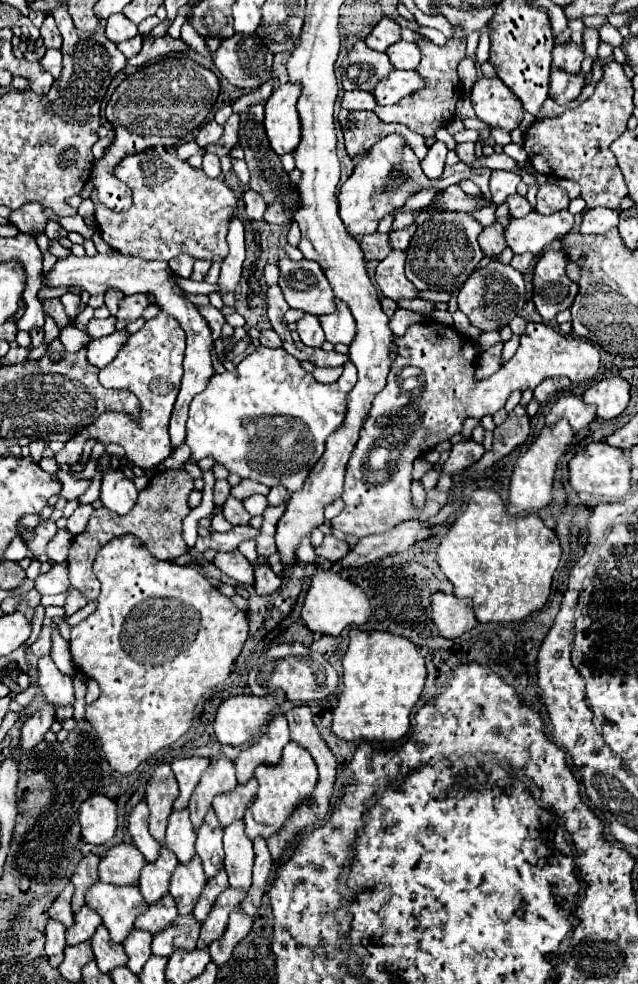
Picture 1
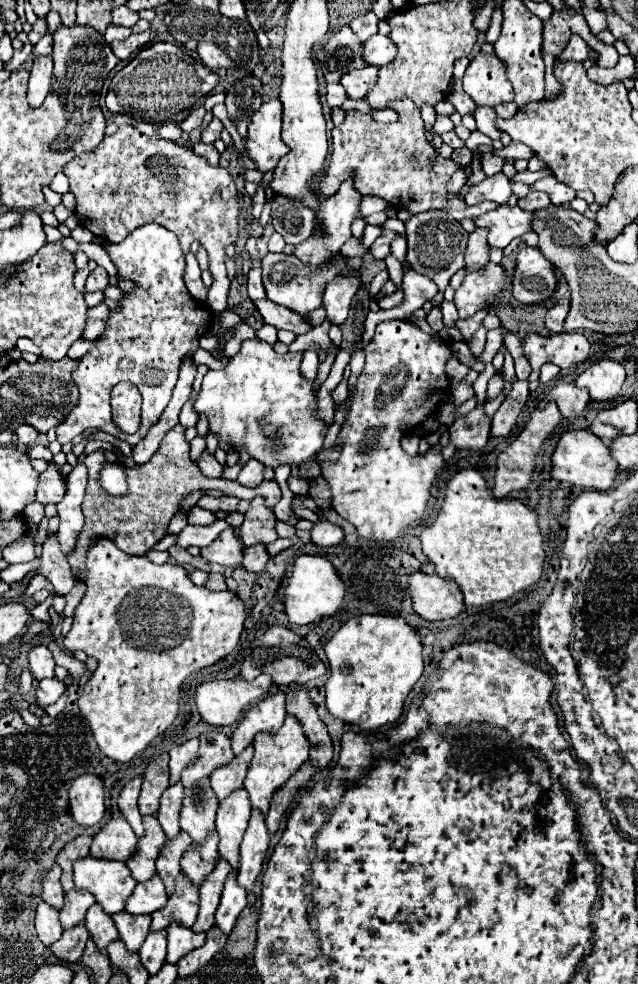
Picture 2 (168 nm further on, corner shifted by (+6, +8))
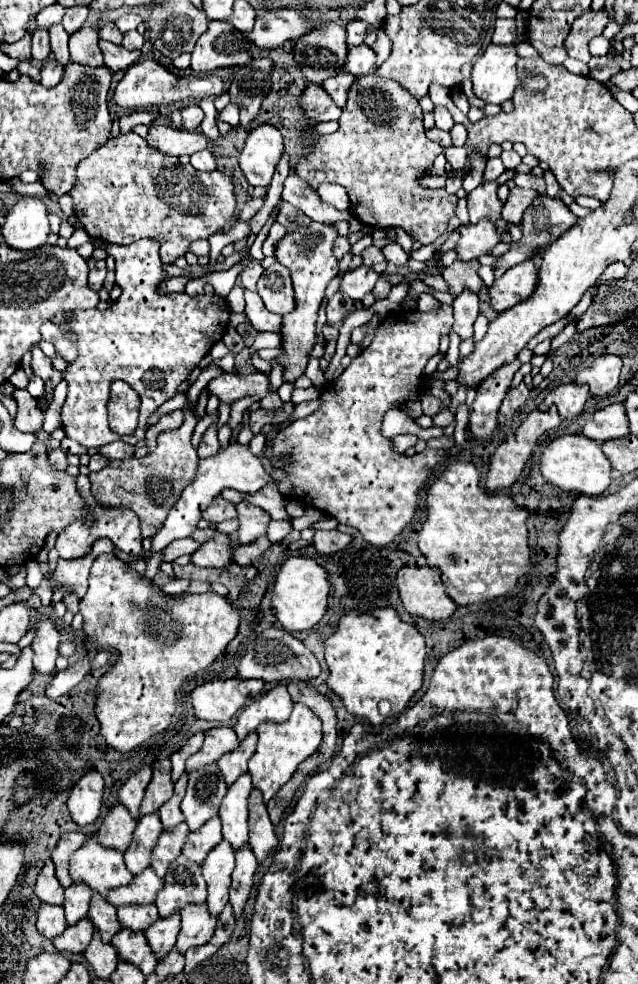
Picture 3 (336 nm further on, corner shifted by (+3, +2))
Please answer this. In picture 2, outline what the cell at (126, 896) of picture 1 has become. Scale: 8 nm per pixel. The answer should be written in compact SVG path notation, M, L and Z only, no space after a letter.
M87 856L85 860L77 860L73 864L73 872L75 888L91 892L97 904L109 916L123 912L137 884L129 868L115 860L97 860Z

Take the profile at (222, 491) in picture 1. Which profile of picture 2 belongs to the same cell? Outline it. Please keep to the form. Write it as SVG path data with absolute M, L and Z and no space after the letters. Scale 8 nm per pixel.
M203 452L203 456L197 460L197 466L207 478L221 478L223 474L223 466L215 460L215 456L209 456L207 452Z

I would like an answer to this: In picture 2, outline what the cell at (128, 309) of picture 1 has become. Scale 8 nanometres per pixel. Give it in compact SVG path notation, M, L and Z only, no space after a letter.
M101 300L95 308L91 308L89 310L89 320L87 320L87 328L85 328L85 332L83 332L83 338L87 338L87 340L95 340L95 336L101 332L101 330L105 330L105 324L107 324L107 318L109 318L109 314L111 314L111 310L109 310L109 306Z

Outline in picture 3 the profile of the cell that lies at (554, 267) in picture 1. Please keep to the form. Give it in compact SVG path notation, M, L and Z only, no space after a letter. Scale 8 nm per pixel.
M524 260L514 268L500 274L492 286L488 286L488 302L494 312L504 312L516 302L528 298L536 286L536 266L532 260Z

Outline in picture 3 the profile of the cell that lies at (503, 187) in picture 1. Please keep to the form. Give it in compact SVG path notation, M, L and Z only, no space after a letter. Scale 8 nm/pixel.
M486 182L474 188L468 194L468 214L470 222L480 222L482 218L500 218L502 202L498 200L498 186L496 182Z

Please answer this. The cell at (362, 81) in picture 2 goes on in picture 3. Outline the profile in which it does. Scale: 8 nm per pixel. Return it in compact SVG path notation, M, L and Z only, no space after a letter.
M336 74L336 78L328 78L328 82L324 82L324 92L330 94L330 98L336 102L336 106L344 106L346 104L346 92L352 86L354 76L352 74Z

